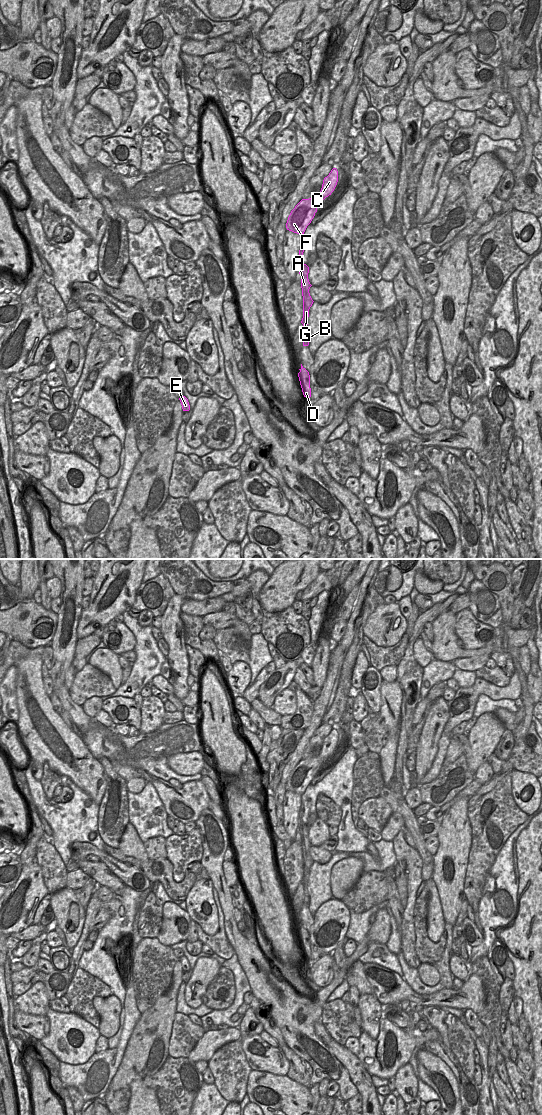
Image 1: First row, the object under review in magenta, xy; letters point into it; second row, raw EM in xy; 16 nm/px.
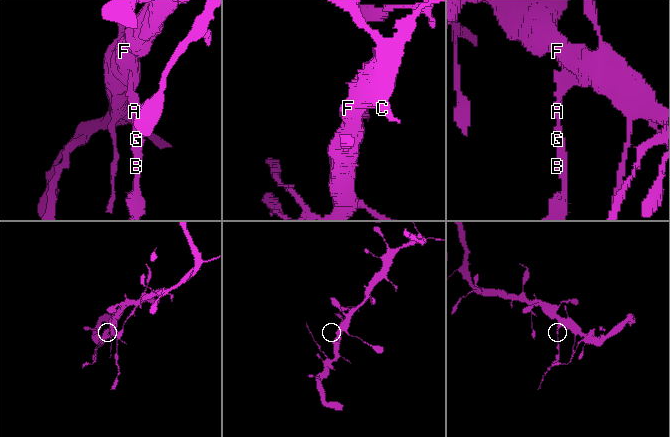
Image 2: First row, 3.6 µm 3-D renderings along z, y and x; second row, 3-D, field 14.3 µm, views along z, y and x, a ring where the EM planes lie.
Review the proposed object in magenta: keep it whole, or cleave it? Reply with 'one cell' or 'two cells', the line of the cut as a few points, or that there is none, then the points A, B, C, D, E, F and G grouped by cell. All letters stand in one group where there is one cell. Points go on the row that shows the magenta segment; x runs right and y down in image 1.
two cells; cut in xy along (305, 264), (301, 270), (301, 277); A B D G / C E F

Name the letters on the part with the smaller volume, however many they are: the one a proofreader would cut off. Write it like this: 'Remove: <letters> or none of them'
Remove: A, B, D, G

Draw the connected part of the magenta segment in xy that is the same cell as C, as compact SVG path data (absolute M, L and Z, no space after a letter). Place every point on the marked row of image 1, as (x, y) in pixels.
M333 168L329 175L324 178L319 195L314 198L302 199L291 211L286 223L287 230L299 235L304 234L307 226L311 223L317 212L317 207L326 197L331 195L337 182L338 171L336 168Z

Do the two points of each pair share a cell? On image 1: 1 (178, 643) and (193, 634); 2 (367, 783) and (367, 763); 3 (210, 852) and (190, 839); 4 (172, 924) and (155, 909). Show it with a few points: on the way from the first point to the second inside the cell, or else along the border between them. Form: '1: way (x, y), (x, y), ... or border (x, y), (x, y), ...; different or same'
1: border (179, 617), (183, 626), (185, 644); different
2: way (367, 778), (367, 768); same
3: border (195, 827), (202, 848), (199, 860); different
4: border (163, 905), (162, 924), (156, 937); different

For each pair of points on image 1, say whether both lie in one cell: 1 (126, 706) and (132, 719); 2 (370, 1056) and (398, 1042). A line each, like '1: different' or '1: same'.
1: same
2: same

